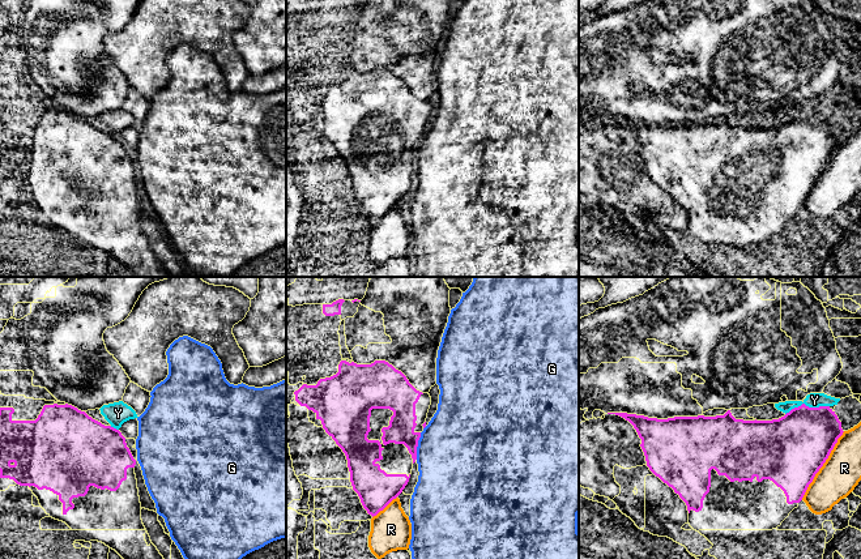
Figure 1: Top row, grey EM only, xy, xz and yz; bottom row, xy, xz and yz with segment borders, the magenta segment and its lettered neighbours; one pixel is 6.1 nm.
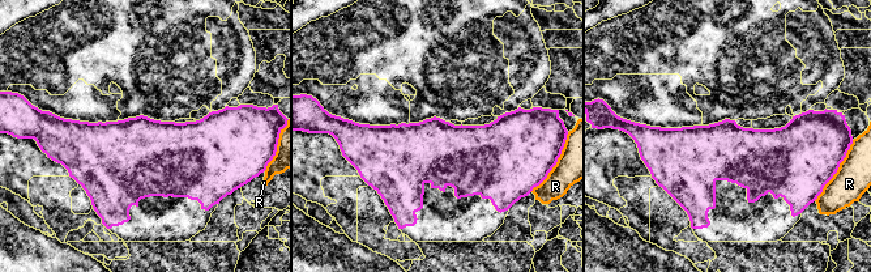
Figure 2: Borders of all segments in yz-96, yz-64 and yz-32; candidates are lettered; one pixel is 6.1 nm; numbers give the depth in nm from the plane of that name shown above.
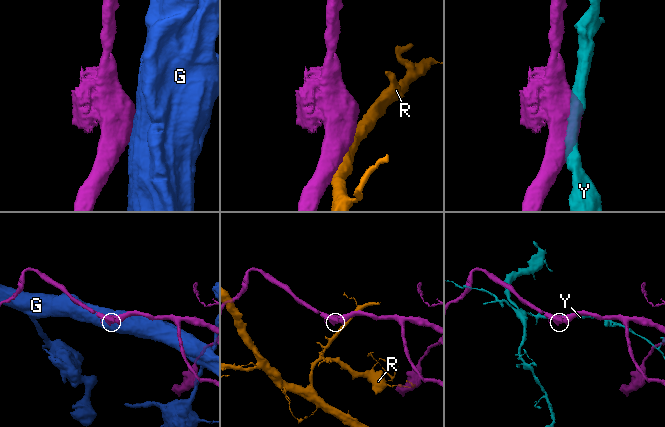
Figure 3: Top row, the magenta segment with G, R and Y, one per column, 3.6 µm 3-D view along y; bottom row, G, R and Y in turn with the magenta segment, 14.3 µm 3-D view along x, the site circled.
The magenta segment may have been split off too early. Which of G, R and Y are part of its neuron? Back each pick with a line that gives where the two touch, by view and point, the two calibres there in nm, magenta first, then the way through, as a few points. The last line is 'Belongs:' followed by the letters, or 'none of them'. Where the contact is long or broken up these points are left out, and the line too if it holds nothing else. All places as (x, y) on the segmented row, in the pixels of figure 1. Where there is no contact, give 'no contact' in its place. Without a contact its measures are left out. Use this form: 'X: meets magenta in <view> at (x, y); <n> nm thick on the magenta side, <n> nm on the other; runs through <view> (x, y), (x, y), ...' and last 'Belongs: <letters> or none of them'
Belongs: none of them

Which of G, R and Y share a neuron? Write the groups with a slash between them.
G / R / Y

